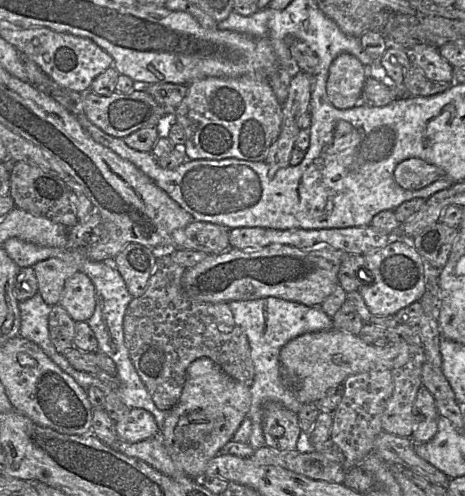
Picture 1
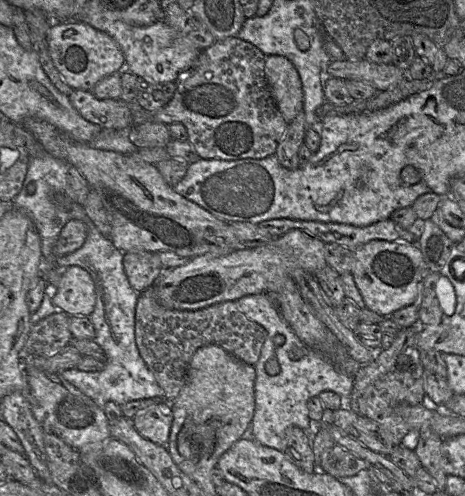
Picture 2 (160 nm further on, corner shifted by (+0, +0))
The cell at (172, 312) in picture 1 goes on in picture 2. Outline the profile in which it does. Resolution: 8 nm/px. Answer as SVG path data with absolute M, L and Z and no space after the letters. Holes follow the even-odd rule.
M153 287L139 294L135 309L135 341L139 354L152 372L156 382L164 392L164 400L174 400L186 381L186 373L194 352L208 344L220 346L239 360L254 366L258 361L261 348L266 339L266 330L258 323L249 320L237 309L235 301L220 302L199 310L171 310L159 304Z

